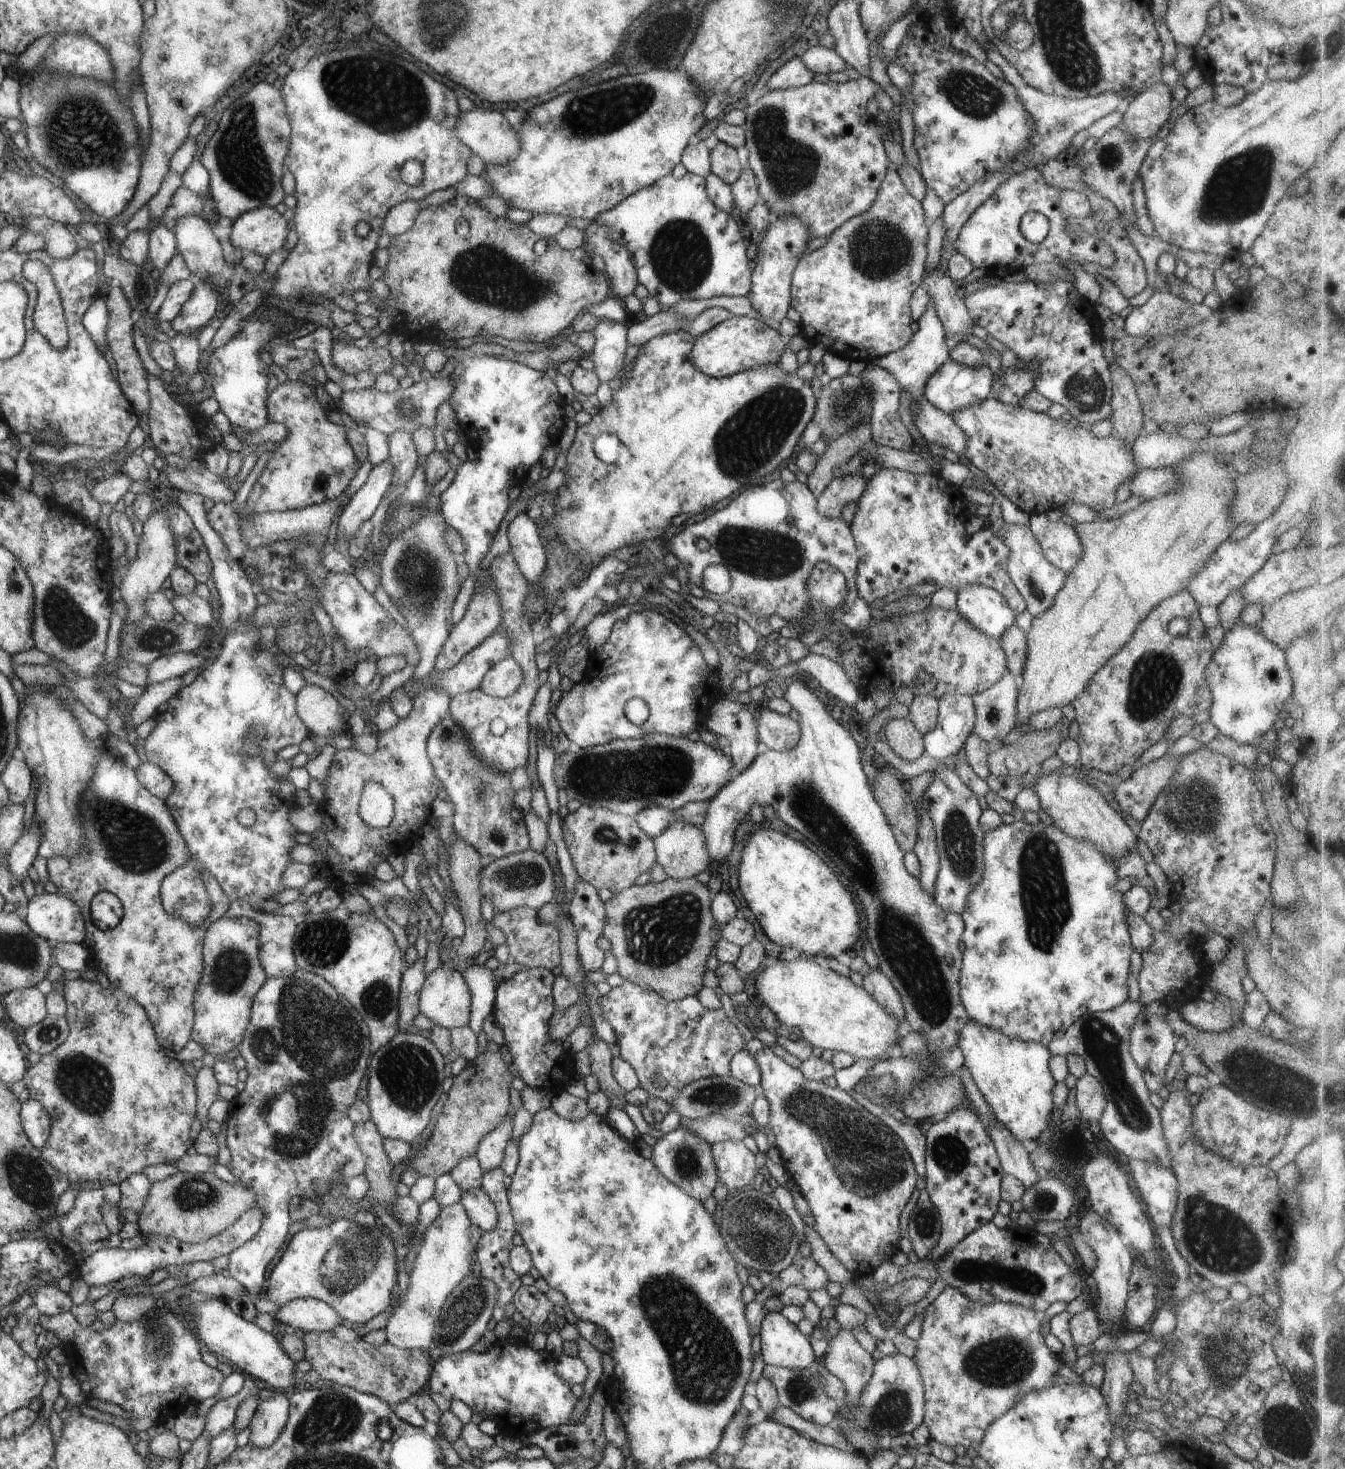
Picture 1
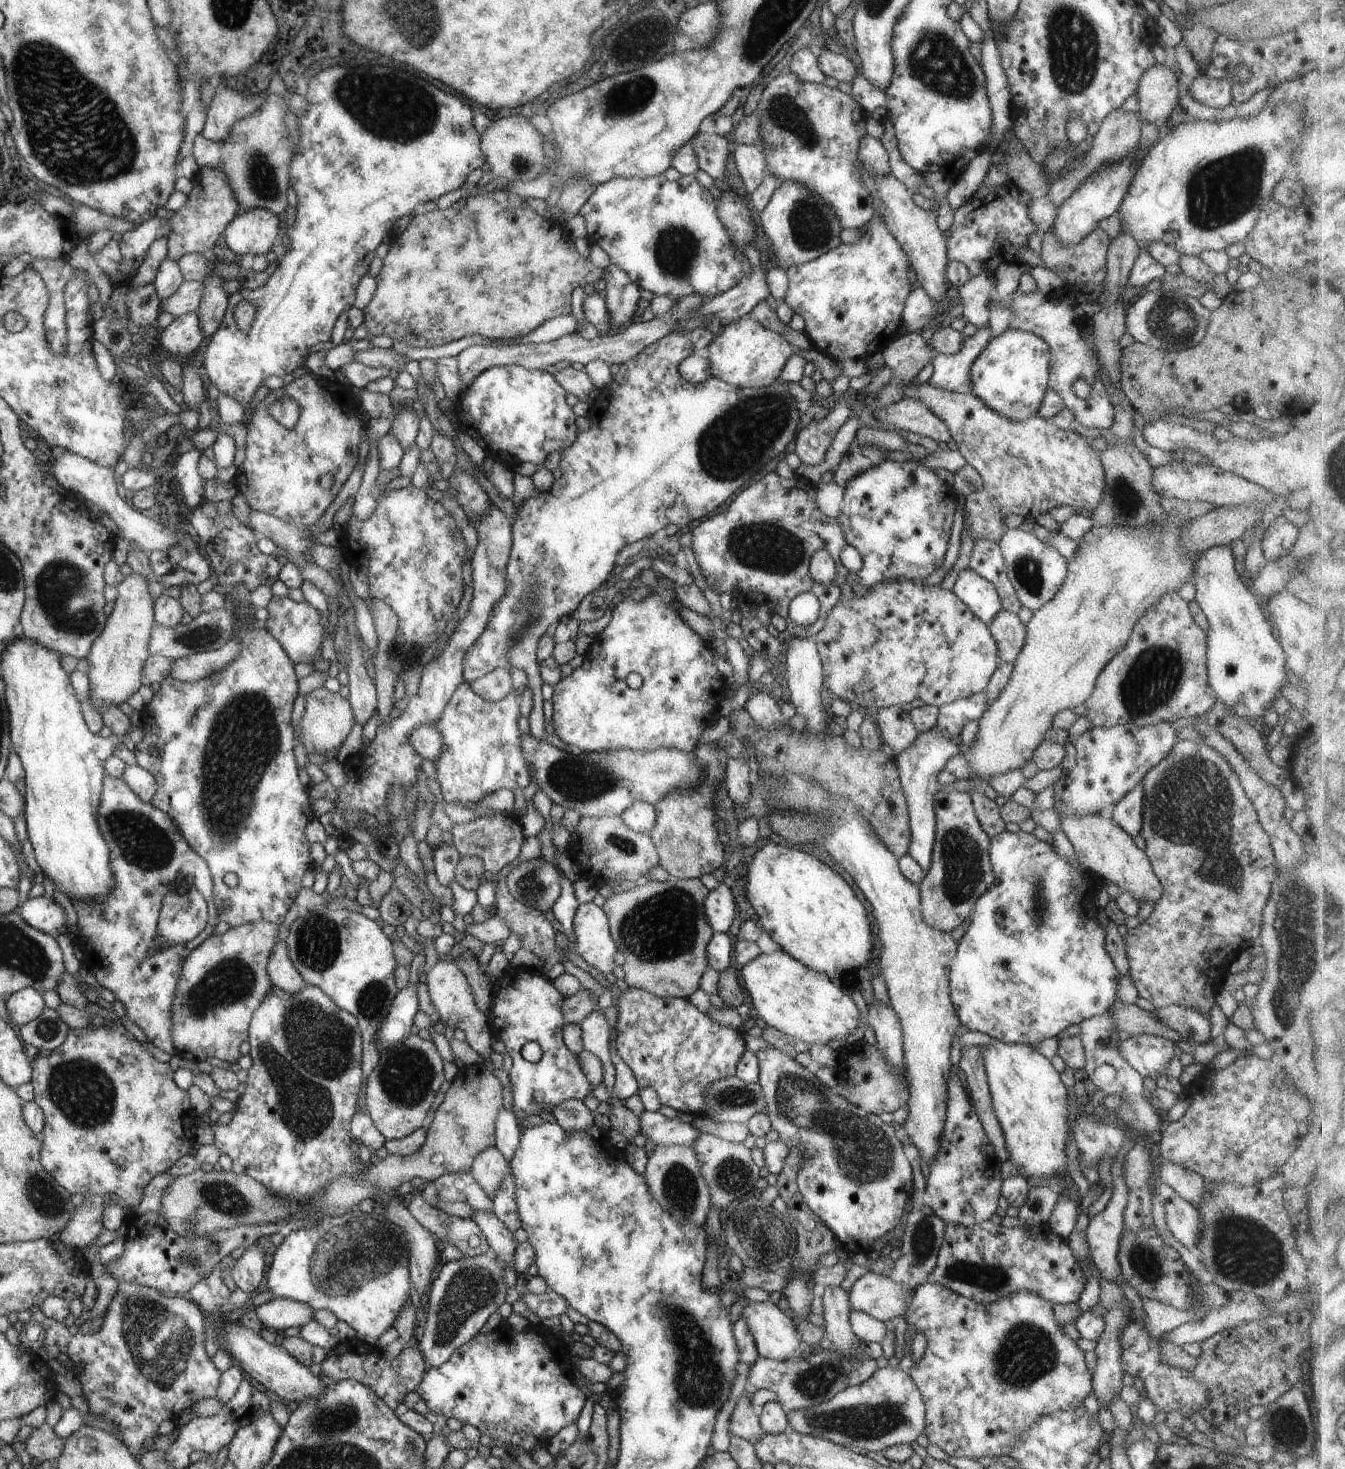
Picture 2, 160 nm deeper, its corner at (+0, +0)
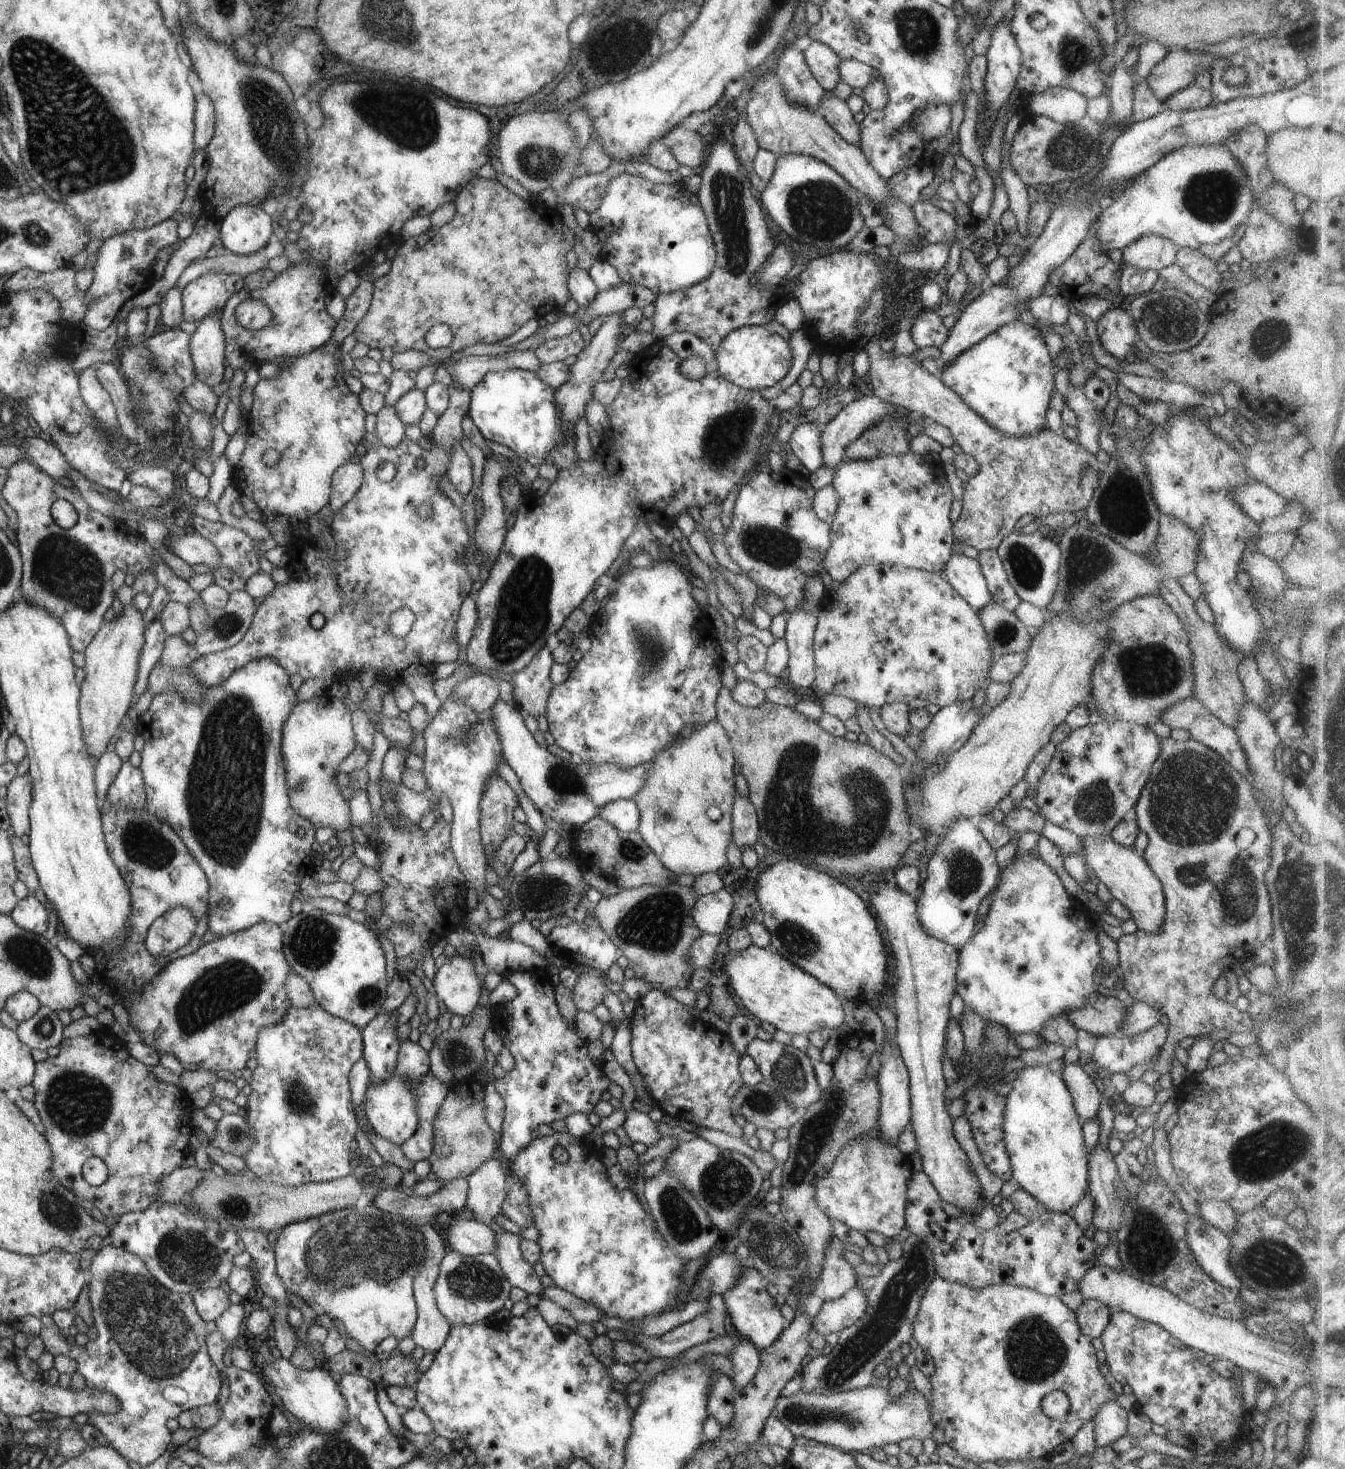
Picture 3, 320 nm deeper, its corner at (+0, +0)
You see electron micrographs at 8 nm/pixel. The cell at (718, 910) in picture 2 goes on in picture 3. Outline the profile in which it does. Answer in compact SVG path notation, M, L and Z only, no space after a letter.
M724 887L715 893L699 896L691 910L692 920L701 933L720 935L734 908L732 894Z

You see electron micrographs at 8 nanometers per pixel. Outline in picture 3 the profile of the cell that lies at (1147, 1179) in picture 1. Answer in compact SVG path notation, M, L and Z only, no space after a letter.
M1186 1214L1187 1243L1202 1270L1218 1284L1238 1292L1243 1282L1231 1264L1230 1238L1204 1219Z

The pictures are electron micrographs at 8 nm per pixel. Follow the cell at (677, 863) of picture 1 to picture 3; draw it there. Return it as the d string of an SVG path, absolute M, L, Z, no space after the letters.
M716 719L706 724L684 727L677 734L677 739L659 750L650 762L645 772L645 783L634 796L640 813L637 831L672 874L692 874L697 877L720 872L727 863L726 850L733 840L733 802L737 797L735 763L728 735Z

